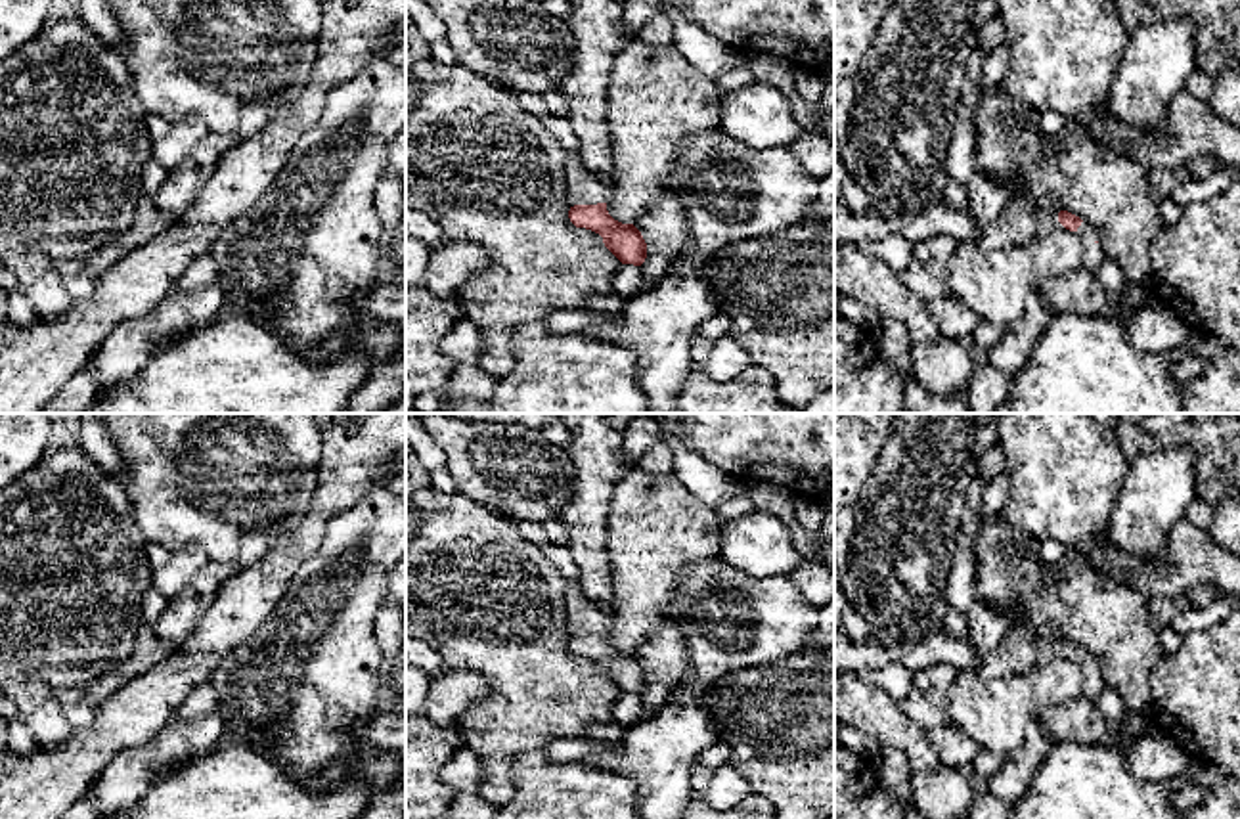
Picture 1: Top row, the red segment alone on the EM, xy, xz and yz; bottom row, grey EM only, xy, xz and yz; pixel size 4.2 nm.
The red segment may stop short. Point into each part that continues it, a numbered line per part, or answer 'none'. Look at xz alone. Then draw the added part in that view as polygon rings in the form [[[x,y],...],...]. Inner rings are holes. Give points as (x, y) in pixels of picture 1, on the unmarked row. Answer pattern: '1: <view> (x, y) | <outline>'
1: xz (582, 615) | [[[568,582],[565,612],[572,635],[607,631],[612,618],[610,607],[587,599],[580,582]]]

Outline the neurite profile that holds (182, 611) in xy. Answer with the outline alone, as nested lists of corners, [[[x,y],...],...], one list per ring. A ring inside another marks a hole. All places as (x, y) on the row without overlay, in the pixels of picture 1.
[[[209,561],[178,595],[168,599],[163,614],[151,628],[155,637],[178,647],[195,630],[218,589],[239,568],[237,564]]]

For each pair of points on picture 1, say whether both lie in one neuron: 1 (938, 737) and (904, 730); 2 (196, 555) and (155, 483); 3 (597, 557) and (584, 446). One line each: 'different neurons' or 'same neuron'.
1: different neurons
2: different neurons
3: same neuron

